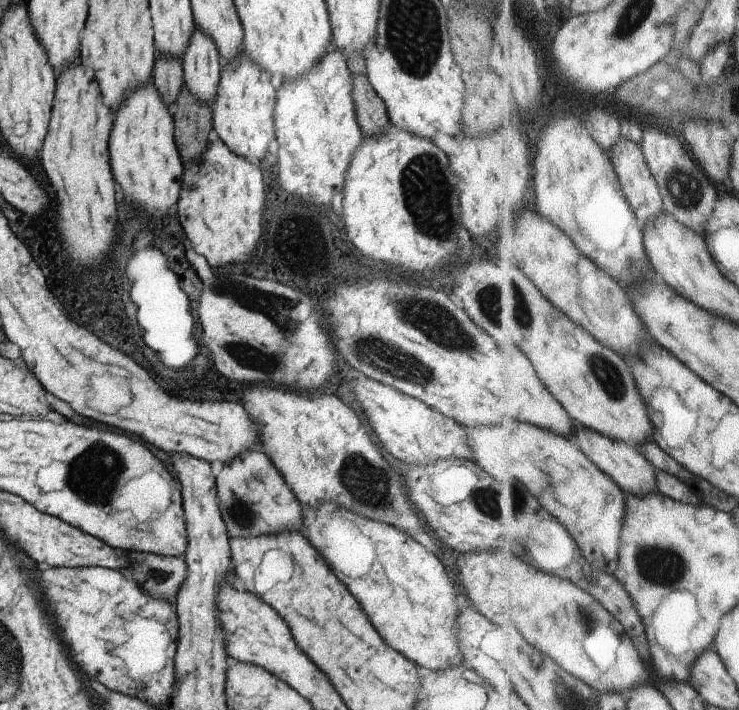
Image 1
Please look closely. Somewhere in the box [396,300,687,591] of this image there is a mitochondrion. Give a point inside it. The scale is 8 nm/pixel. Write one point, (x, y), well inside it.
(487, 500)

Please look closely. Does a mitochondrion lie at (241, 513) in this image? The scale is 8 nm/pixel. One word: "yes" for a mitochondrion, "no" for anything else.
yes

